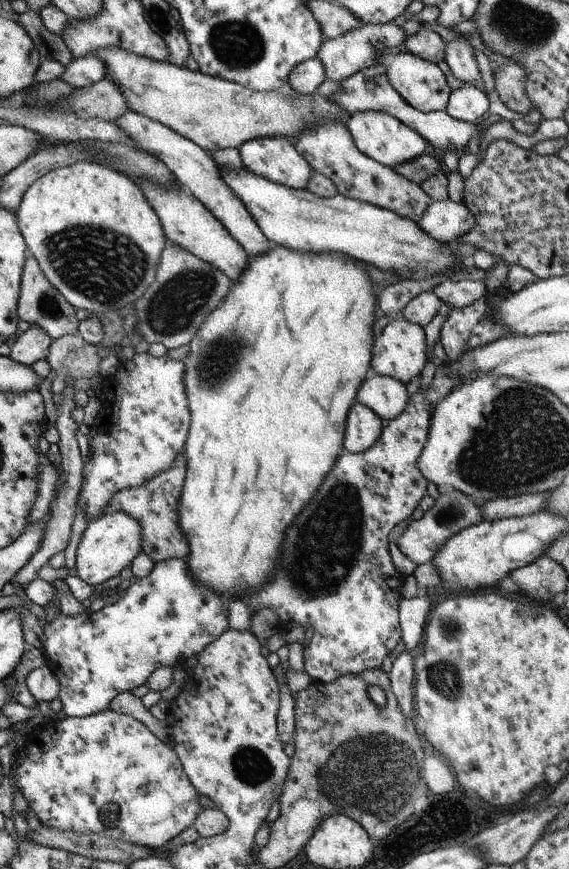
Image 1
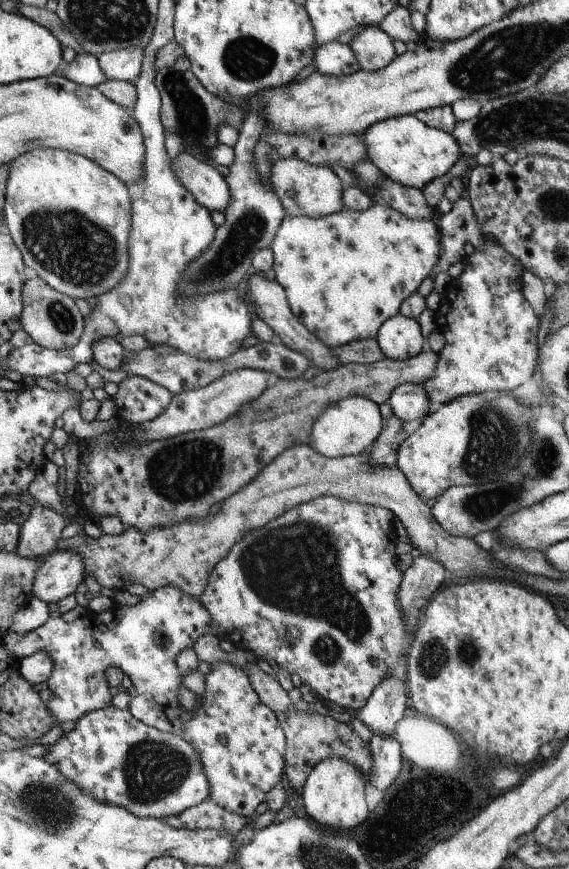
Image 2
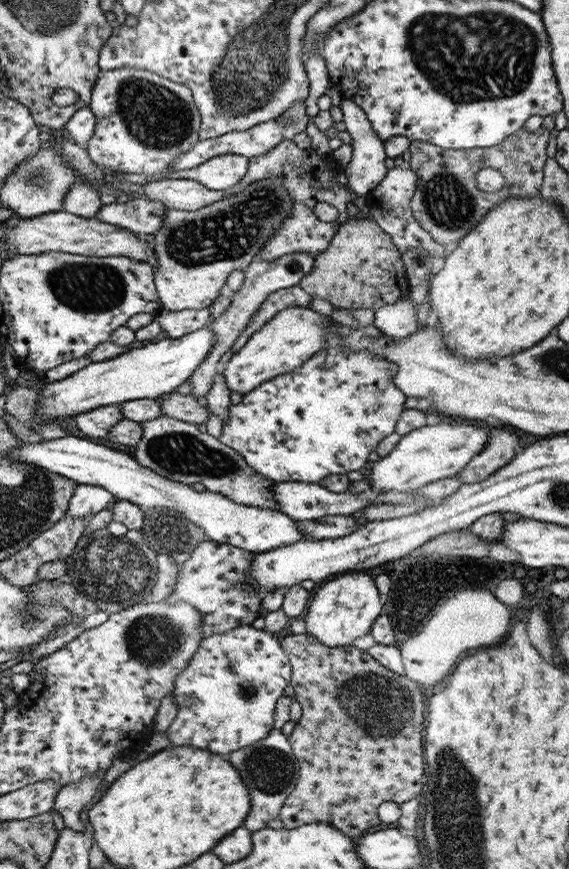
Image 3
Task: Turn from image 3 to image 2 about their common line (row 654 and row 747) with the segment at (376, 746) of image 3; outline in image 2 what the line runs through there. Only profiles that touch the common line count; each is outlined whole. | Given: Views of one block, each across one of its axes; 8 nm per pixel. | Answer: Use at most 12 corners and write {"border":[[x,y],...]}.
{"border":[[316,712],[279,713],[287,732],[287,788],[303,789],[326,758],[368,778],[369,742]]}

